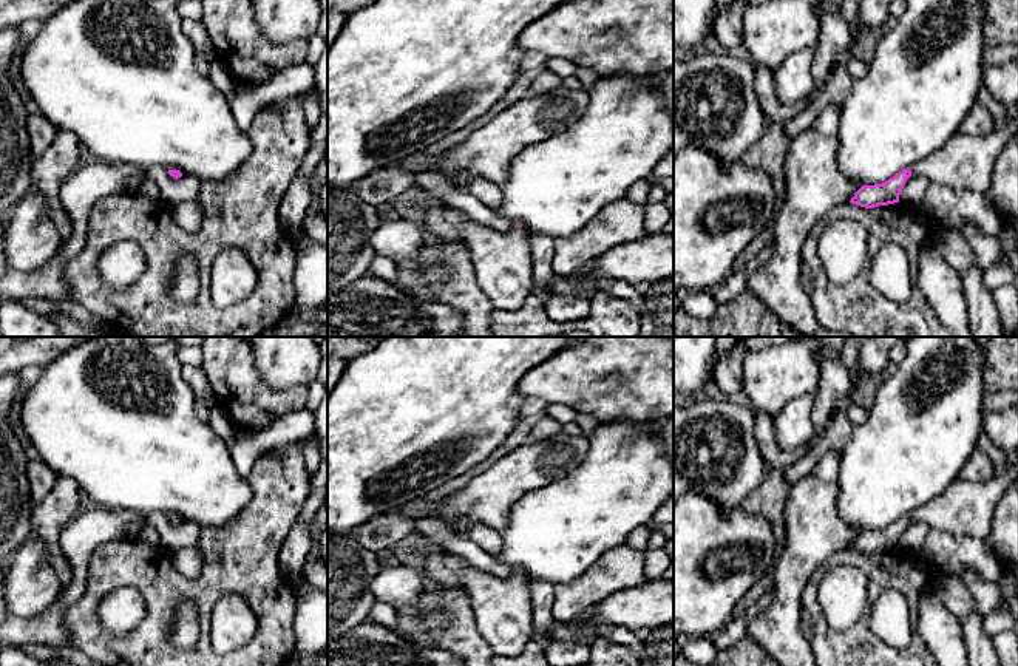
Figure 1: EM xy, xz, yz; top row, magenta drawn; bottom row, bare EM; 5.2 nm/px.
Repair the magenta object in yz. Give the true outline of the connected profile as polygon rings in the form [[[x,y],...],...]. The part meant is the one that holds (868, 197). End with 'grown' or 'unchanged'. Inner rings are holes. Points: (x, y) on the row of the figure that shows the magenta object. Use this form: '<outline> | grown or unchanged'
[[[1018,116],[999,122],[986,136],[953,134],[936,153],[915,162],[888,181],[862,185],[851,204],[873,209],[899,202],[899,195],[911,175],[925,176],[931,184],[945,184],[952,189],[967,189],[981,193],[993,206],[990,178],[998,153],[1018,134]]] | grown

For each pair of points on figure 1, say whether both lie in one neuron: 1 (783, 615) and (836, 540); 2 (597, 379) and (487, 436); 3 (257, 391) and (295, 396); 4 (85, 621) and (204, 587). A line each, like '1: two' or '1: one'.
1: one
2: two
3: one
4: one

